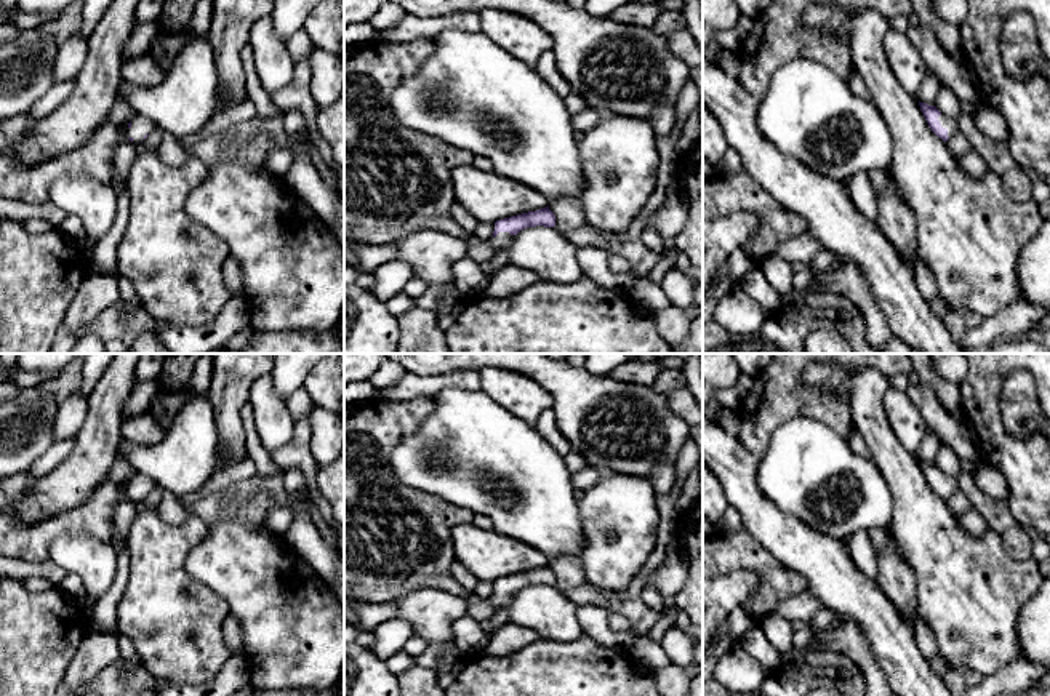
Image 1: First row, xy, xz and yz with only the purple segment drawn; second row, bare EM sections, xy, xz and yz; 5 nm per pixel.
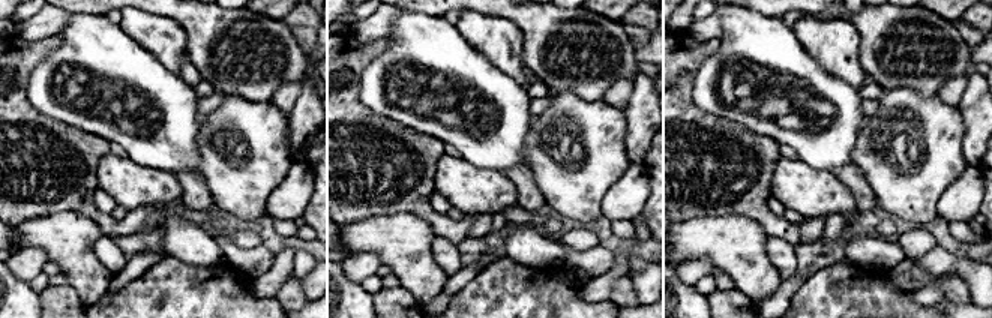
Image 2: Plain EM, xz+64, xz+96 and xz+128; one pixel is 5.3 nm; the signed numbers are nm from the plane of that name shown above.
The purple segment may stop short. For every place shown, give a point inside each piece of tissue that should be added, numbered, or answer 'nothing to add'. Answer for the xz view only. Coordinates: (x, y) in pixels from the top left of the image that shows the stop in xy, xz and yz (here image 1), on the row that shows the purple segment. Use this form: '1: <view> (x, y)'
1: xz (501, 240)

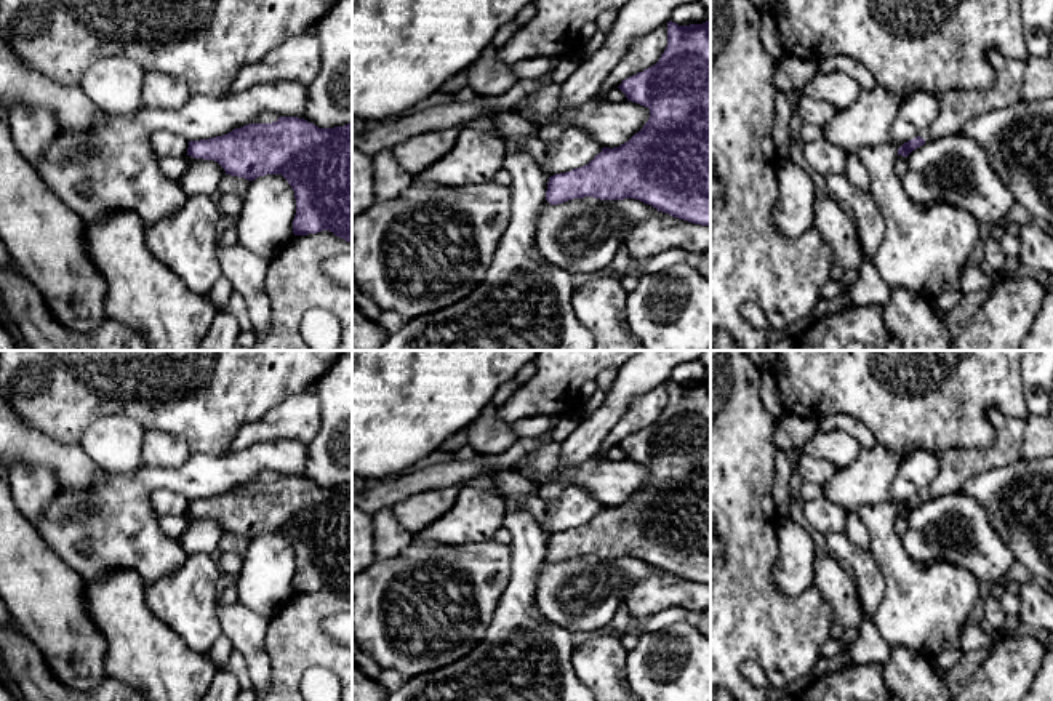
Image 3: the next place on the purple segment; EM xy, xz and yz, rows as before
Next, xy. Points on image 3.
1: xy (264, 117)

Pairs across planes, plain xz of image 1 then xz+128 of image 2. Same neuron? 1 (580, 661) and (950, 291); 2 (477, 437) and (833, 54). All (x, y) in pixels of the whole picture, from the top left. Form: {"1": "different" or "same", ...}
{"1": "different", "2": "different"}

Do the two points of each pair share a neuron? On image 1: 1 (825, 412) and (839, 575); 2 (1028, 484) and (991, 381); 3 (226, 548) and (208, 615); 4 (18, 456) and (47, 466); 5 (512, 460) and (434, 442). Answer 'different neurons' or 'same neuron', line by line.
1: different neurons
2: same neuron
3: different neurons
4: different neurons
5: same neuron

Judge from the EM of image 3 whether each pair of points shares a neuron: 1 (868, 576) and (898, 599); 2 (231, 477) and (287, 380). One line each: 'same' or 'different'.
1: different
2: different

